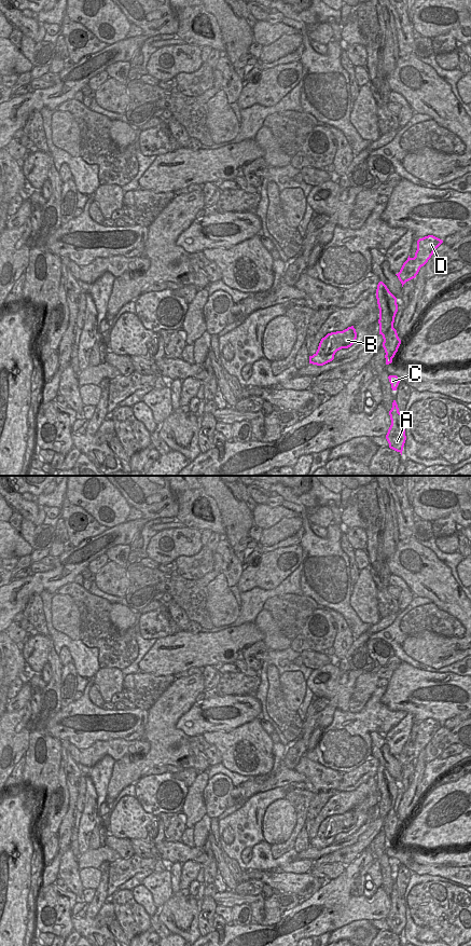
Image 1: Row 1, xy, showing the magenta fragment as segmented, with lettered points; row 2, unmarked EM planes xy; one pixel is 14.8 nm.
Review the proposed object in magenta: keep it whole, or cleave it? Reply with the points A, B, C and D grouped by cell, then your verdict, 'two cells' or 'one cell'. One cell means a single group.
groups A C / B D; two cells

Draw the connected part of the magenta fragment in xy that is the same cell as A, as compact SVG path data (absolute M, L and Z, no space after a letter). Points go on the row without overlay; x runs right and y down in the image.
M396 883L392 886L392 891L389 894L391 908L386 918L386 922L389 927L389 931L400 935L402 938L403 930L406 923L405 919L405 906L403 899L399 895Z

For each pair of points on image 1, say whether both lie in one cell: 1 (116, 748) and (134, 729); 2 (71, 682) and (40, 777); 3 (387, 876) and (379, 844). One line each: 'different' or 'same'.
1: different
2: different
3: same

